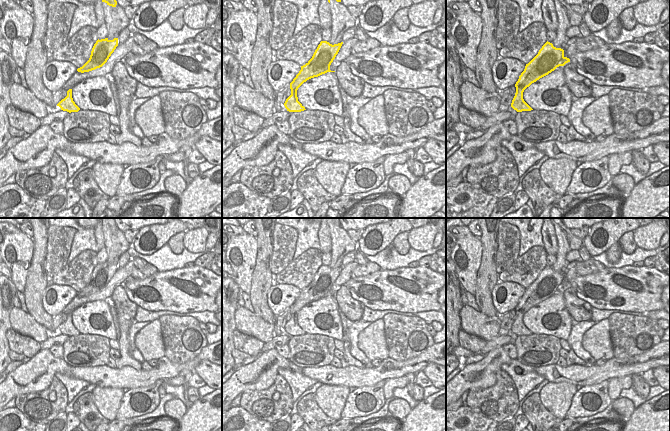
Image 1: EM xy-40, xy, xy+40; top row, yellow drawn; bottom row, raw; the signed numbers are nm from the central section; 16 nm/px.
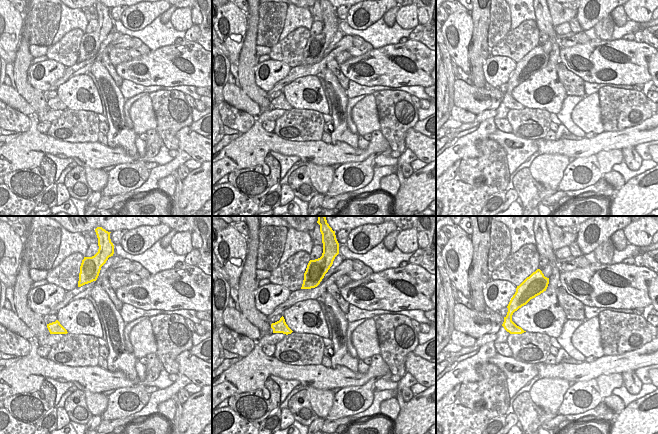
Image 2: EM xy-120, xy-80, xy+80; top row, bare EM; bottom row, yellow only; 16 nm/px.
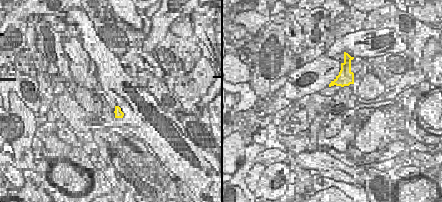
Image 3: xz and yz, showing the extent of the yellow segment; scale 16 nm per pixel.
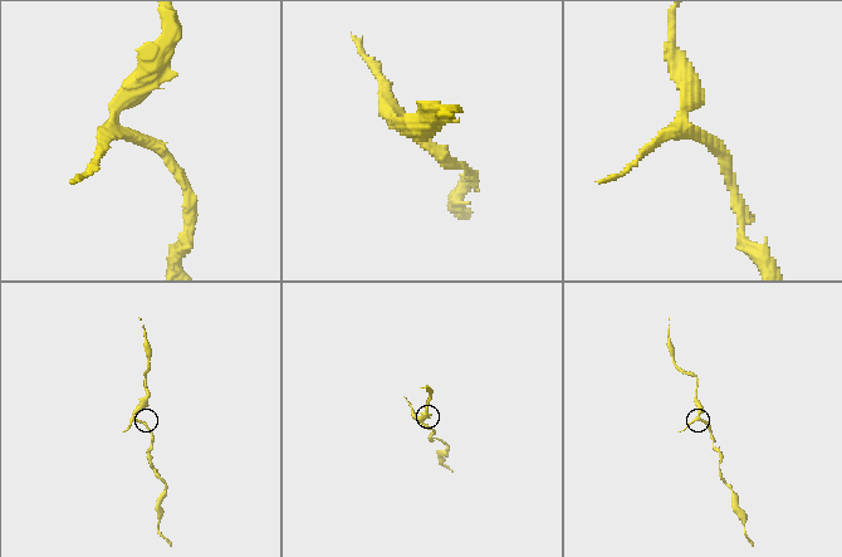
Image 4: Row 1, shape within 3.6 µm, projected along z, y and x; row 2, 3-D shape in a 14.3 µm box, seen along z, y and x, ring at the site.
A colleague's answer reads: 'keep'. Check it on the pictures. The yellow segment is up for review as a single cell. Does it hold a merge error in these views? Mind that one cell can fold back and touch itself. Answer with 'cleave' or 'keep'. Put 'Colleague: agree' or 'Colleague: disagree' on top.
Colleague: agree
keep

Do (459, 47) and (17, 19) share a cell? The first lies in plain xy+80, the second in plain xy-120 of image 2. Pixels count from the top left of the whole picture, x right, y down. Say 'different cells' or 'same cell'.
same cell

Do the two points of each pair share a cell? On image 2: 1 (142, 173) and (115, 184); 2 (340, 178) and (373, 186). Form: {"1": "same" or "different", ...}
{"1": "same", "2": "different"}

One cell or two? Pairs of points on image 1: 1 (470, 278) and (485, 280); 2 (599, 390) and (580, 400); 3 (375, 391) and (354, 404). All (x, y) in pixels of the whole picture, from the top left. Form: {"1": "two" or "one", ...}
{"1": "two", "2": "one", "3": "one"}

